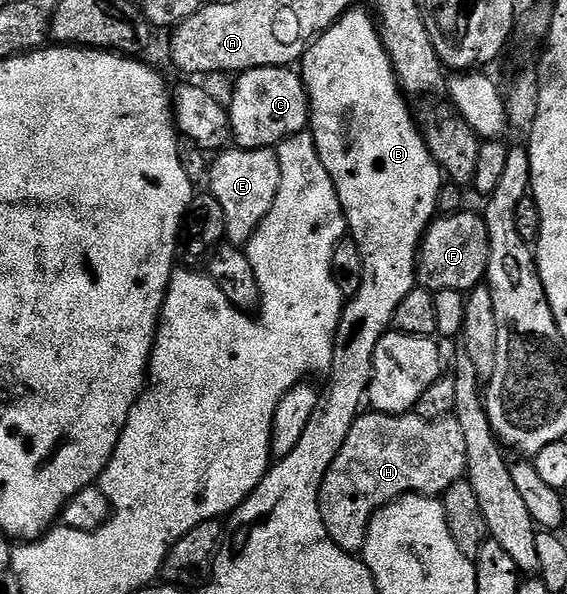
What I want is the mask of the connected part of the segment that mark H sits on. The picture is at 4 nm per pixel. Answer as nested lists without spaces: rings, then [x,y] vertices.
[[[415,412],[407,414],[368,413],[362,413],[357,417],[351,432],[347,432],[347,440],[343,444],[343,448],[339,448],[339,456],[335,456],[335,464],[331,464],[319,492],[319,512],[323,516],[323,524],[327,524],[327,536],[331,536],[331,540],[335,540],[335,544],[339,544],[339,548],[343,548],[343,552],[354,556],[360,555],[364,551],[369,521],[375,517],[378,510],[382,510],[384,506],[391,504],[397,498],[402,498],[405,494],[444,496],[447,488],[451,488],[451,484],[462,481],[466,477],[465,469],[467,468],[467,444],[463,441],[463,428],[459,428],[456,418],[450,416],[439,420],[423,420]]]

